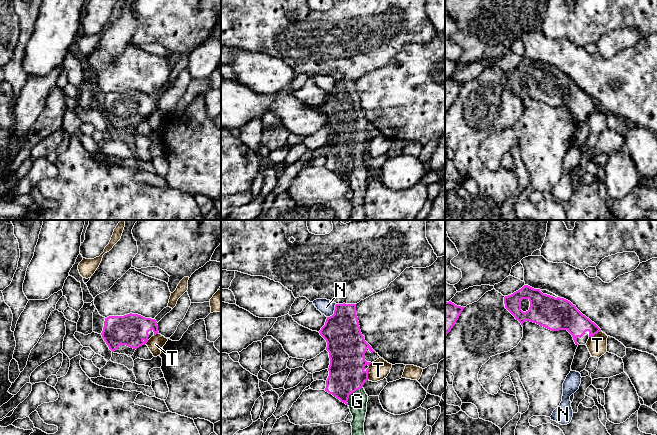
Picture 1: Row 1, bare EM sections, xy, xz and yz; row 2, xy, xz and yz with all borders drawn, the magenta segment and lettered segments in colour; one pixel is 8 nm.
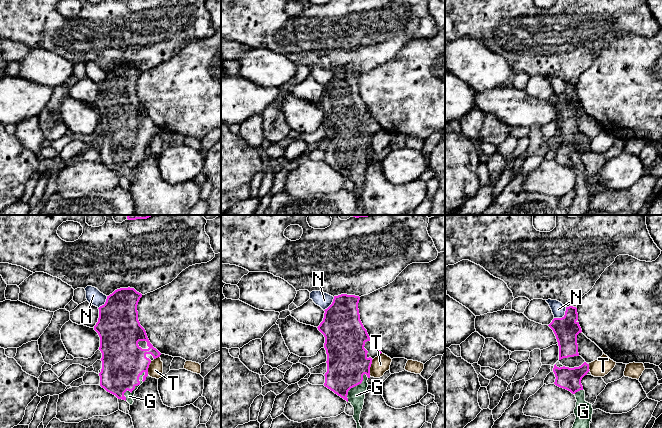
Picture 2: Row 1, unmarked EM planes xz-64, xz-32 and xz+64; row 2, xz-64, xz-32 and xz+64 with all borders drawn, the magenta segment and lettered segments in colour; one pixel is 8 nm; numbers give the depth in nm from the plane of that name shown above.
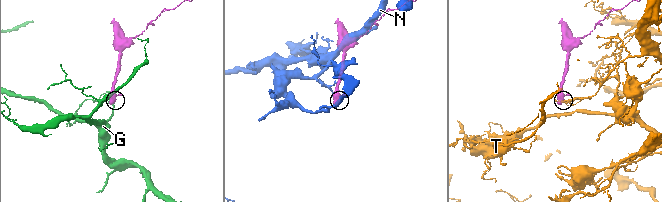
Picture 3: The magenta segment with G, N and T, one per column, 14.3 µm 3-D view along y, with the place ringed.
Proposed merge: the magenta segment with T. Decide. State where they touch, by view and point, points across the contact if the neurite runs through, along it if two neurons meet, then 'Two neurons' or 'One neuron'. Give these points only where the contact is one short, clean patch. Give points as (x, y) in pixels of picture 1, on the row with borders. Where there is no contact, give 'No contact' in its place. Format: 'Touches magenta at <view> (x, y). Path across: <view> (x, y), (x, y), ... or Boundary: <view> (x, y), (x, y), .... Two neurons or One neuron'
Touches magenta at xz (367, 373). Boundary: xz (369, 367), (367, 379). Two neurons

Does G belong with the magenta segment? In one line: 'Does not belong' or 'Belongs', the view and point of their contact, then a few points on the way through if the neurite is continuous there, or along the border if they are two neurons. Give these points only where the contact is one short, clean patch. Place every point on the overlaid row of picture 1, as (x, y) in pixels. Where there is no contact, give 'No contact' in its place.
Belongs. Touches magenta at xz (351, 393). Path across: xz (346, 370), (346, 385), (351, 393), (357, 401)

